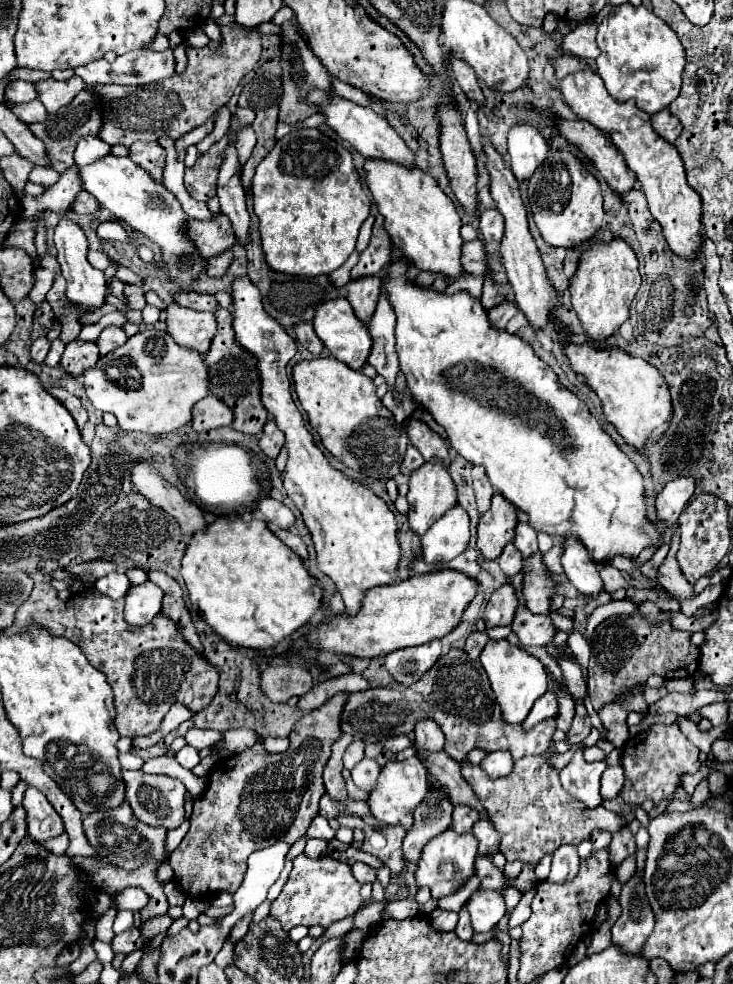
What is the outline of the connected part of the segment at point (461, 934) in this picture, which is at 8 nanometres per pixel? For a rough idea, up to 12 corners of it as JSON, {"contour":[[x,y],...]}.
{"contour":[[467,907],[459,911],[455,935],[471,939],[473,935]]}

